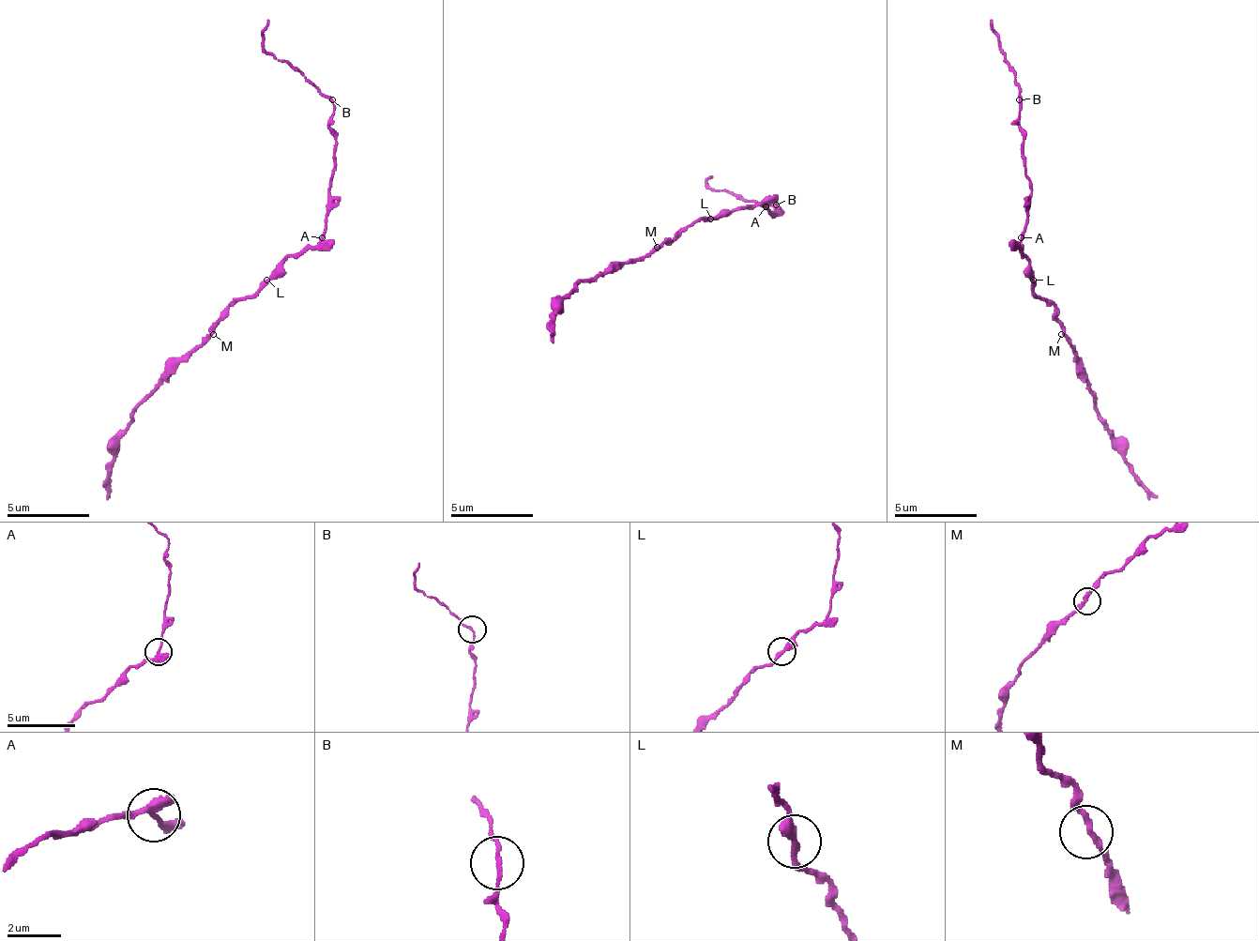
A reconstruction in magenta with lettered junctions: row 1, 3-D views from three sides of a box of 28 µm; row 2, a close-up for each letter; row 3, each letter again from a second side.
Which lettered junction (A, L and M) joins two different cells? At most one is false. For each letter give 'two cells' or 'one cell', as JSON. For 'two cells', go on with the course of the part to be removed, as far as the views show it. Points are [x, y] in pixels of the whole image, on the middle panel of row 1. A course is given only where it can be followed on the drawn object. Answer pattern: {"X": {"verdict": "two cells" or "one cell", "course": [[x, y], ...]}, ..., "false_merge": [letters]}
{"A": {"verdict": "two cells", "course": [[764, 205], [772, 214], [777, 205], [706, 185], [710, 177]]}, "L": {"verdict": "one cell"}, "M": {"verdict": "one cell"}, "false_merge": ["A"]}

